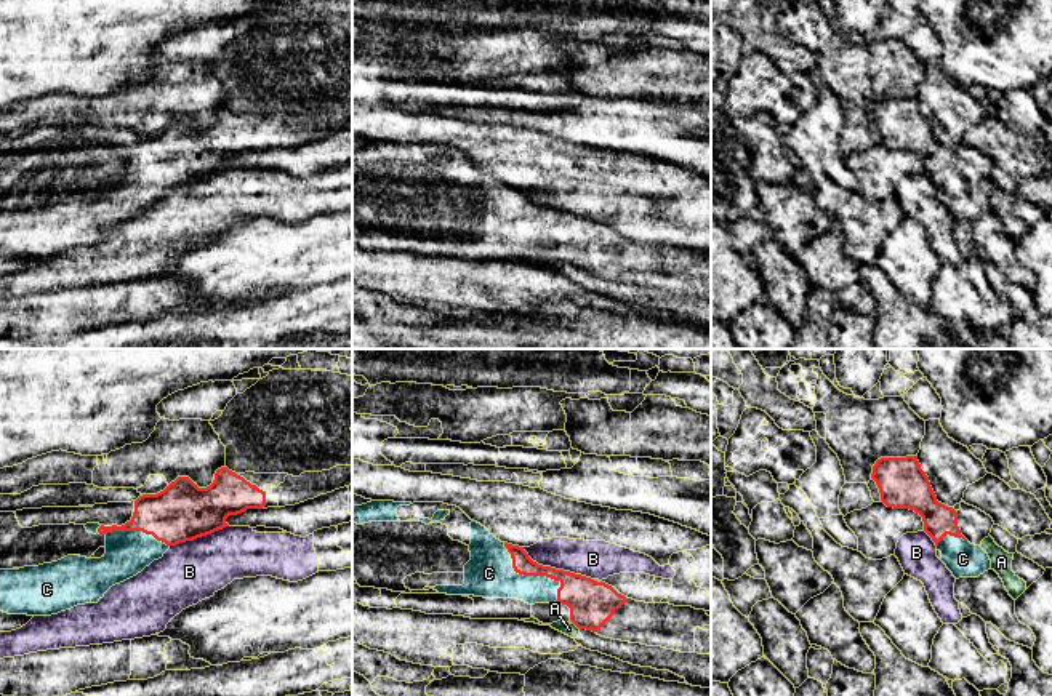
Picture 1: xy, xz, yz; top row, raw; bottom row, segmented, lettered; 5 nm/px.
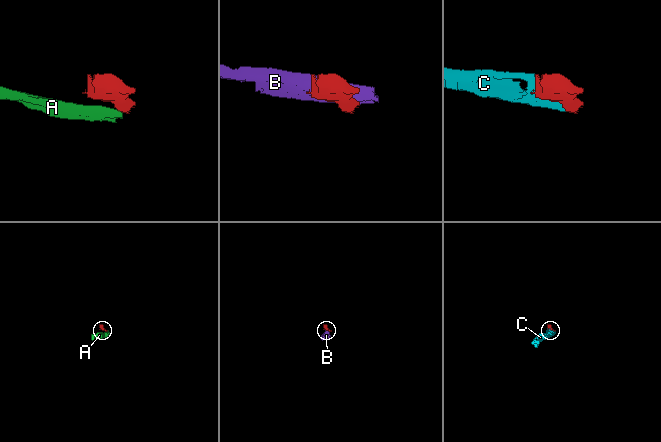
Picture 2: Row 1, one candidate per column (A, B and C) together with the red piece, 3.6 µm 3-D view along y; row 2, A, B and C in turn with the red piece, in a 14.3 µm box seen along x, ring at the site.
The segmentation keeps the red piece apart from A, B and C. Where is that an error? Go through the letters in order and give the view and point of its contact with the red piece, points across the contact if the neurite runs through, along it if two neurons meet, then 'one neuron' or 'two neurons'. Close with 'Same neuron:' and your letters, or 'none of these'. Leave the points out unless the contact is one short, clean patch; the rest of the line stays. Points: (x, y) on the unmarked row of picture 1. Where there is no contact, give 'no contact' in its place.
A: meets red in xz at (577, 268); border along xz (574, 264), (580, 271); two neurons
B: meets red in xz at (558, 212); two neurons
C: meets red in xz at (534, 216); one neuron
Same neuron: C

